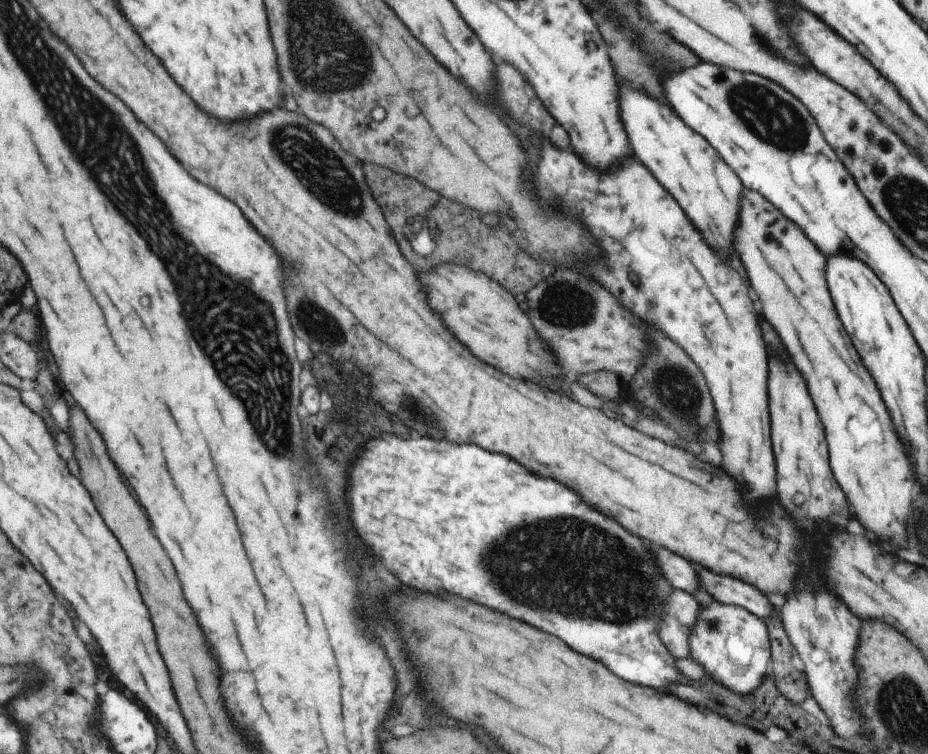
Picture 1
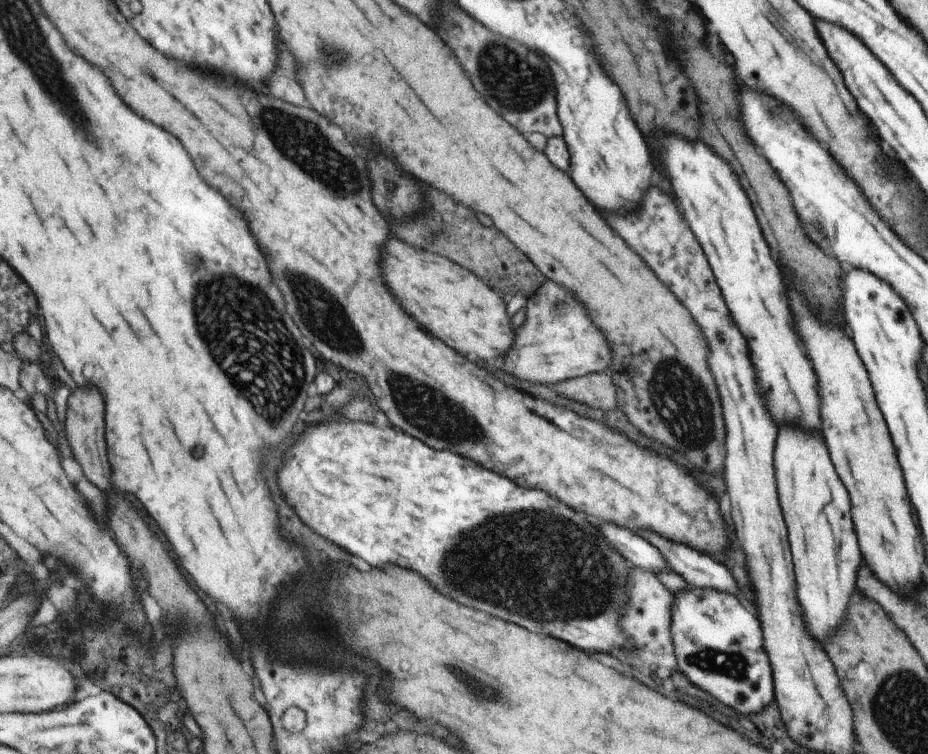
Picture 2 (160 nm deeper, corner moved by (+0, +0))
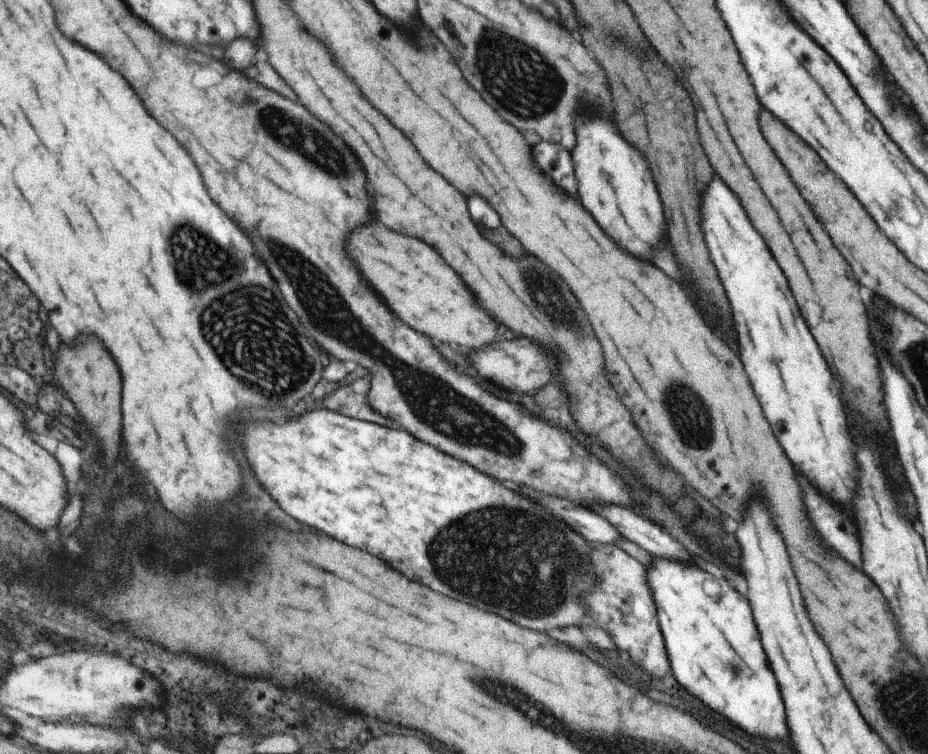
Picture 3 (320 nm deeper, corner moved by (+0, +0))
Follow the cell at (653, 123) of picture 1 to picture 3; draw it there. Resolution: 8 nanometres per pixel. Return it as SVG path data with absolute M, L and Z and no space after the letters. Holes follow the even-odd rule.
M711 180L703 194L703 232L707 232L711 260L715 260L719 280L727 288L727 300L731 300L743 368L755 384L755 396L763 400L763 416L767 416L771 432L779 436L779 444L795 460L795 468L811 484L819 484L827 496L835 496L853 520L851 500L857 486L857 464L839 400L839 382L829 374L765 242L749 224L737 198L733 200L731 190L719 180Z

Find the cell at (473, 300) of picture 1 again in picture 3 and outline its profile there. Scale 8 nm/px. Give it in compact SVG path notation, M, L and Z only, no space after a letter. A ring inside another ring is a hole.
M375 222L351 236L347 252L351 252L351 258L355 256L367 282L375 284L375 292L379 292L379 296L383 296L383 300L387 300L387 304L391 304L415 332L469 350L479 348L483 342L499 340L499 322L493 322L479 308L459 276L421 240L397 232L393 234L383 224Z

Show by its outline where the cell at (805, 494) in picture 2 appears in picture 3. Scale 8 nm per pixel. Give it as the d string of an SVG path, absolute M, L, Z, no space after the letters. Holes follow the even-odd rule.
M799 476L799 486L803 490L803 502L807 508L807 516L813 522L813 528L829 546L829 550L837 552L849 564L859 564L861 550L859 542L853 536L853 526L845 520L825 498L821 498L803 476Z

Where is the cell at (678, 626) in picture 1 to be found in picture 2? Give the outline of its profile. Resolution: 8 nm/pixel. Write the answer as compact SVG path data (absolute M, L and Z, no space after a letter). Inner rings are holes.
M633 567L626 580L626 588L630 594L626 610L622 612L619 626L630 638L630 644L635 650L649 650L655 654L671 654L674 645L671 638L670 604L674 602L673 594L667 591L651 571L641 567Z

